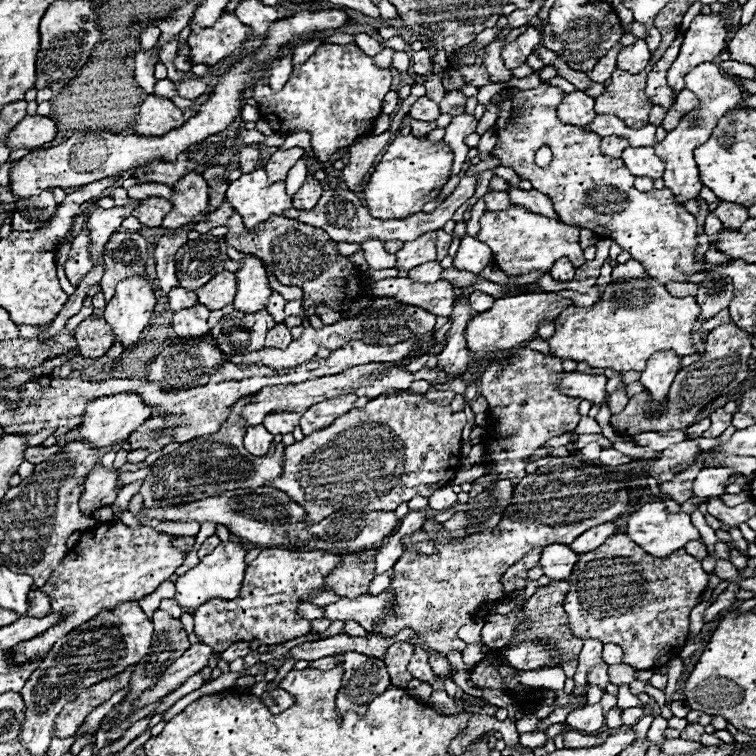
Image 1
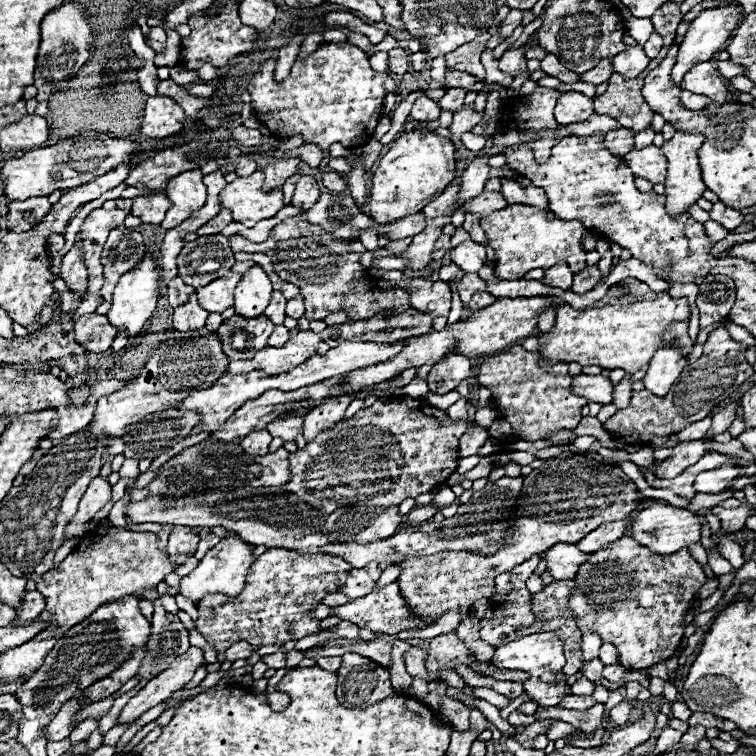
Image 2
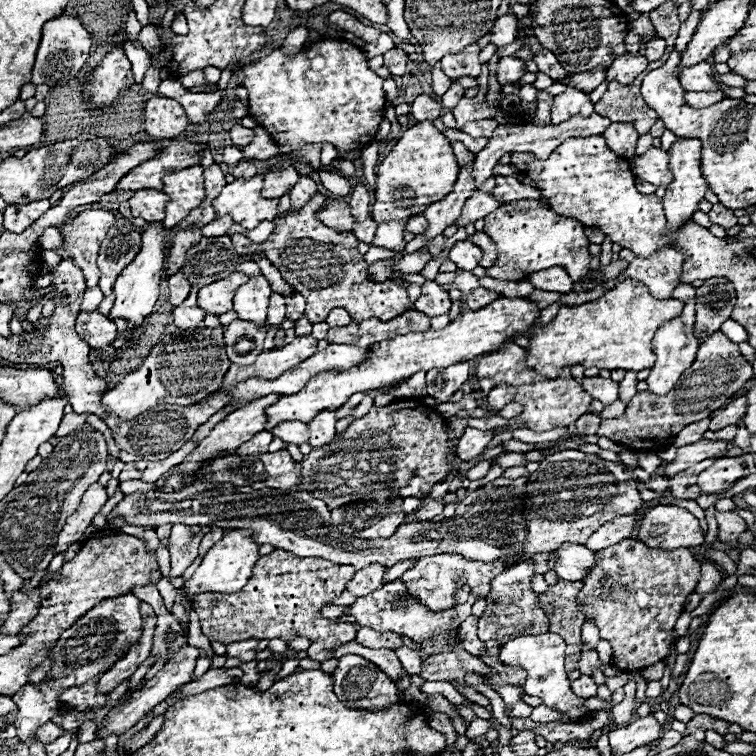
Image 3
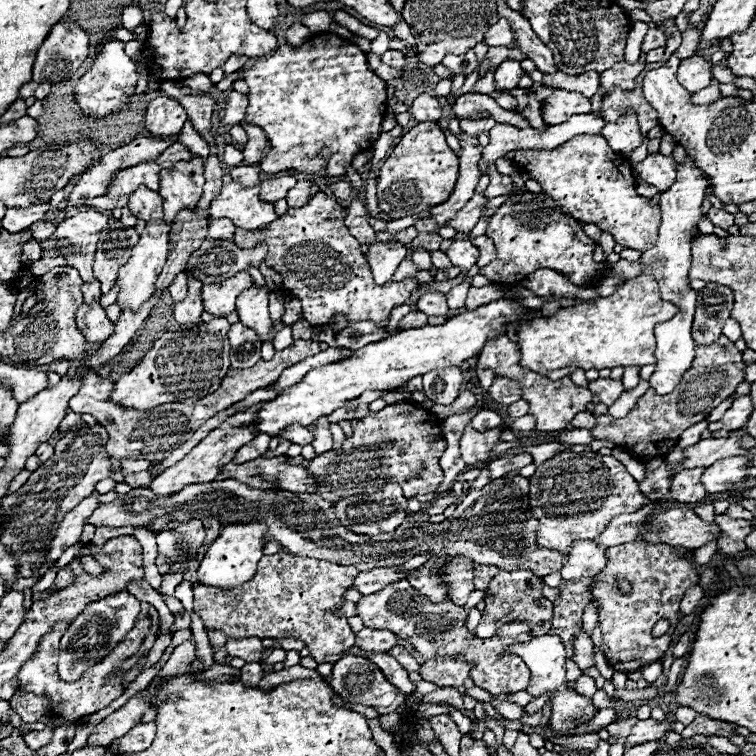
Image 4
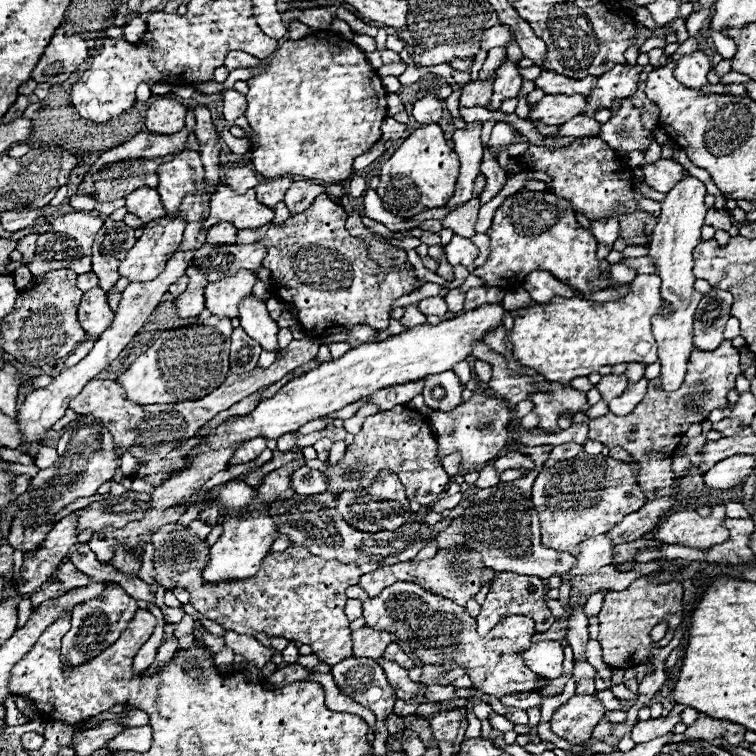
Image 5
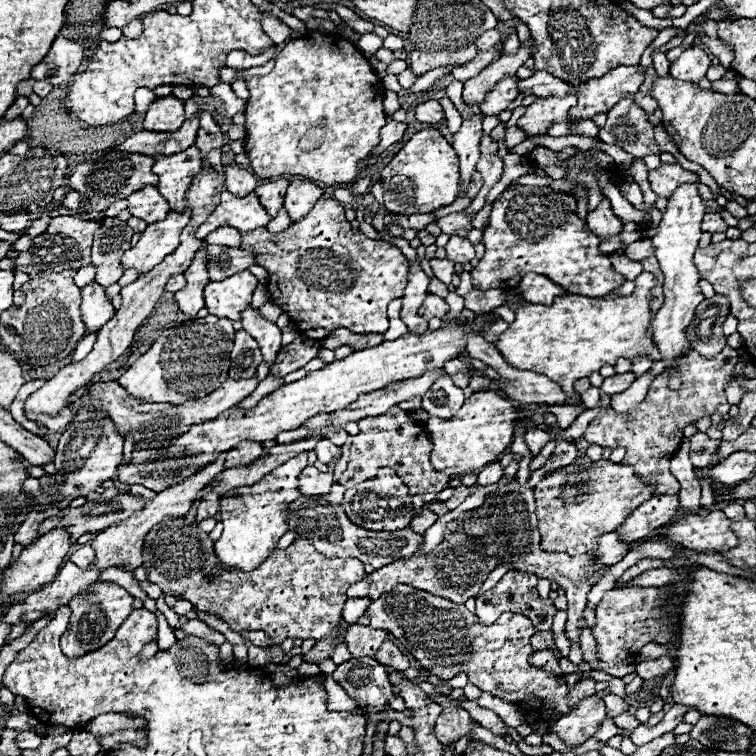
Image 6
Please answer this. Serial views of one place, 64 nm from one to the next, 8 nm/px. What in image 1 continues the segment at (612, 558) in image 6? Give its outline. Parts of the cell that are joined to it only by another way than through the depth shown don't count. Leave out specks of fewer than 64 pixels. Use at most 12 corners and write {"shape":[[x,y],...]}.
{"shape":[[566,544],[542,548],[542,570],[552,580],[568,580],[580,560]]}

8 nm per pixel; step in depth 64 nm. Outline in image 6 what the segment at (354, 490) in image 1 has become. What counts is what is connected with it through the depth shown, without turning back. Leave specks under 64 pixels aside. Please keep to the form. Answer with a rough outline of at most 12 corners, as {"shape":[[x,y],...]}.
{"shape":[[392,406],[358,422],[338,484],[394,468],[434,502],[448,476],[432,470],[424,424]]}

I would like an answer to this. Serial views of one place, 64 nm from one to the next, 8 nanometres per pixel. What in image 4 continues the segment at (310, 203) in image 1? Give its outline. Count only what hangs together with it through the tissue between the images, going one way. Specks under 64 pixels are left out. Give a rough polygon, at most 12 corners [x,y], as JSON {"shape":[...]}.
{"shape":[[296,182],[286,196],[290,208],[302,208],[320,188]]}

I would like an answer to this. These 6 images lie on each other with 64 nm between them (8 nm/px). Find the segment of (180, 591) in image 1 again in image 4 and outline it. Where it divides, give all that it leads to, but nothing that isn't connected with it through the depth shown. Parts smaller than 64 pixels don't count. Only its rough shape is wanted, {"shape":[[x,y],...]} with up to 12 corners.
{"shape":[[230,524],[210,544],[198,582],[236,588],[264,556],[266,524]]}

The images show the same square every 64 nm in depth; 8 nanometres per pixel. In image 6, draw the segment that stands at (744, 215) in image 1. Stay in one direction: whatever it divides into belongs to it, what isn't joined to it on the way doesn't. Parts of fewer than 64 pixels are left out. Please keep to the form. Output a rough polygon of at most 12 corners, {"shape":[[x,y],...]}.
{"shape":[[716,212],[704,214],[702,232],[726,232],[726,222]]}

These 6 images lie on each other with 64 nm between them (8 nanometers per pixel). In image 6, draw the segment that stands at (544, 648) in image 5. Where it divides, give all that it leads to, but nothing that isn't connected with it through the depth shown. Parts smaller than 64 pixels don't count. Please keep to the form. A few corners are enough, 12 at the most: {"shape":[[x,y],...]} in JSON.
{"shape":[[538,650],[530,660],[536,668],[558,674],[558,658],[550,650]]}

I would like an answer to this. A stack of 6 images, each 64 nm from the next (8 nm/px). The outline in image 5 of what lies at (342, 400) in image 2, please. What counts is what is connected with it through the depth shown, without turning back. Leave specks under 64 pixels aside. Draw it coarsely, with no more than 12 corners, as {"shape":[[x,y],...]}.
{"shape":[[328,438],[314,442],[318,460],[326,462],[332,442]]}

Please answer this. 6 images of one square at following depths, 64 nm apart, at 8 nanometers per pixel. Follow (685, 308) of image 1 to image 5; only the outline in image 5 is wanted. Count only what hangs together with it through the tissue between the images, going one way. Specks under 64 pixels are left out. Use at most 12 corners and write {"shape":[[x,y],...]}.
{"shape":[[660,278],[516,310],[520,366],[570,384],[656,362]]}

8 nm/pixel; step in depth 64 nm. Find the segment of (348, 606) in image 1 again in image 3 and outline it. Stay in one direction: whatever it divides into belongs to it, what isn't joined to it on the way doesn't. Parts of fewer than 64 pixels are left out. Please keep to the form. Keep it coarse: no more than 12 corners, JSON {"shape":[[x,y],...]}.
{"shape":[[402,580],[358,598],[360,626],[442,652],[458,640],[454,608],[430,612]]}

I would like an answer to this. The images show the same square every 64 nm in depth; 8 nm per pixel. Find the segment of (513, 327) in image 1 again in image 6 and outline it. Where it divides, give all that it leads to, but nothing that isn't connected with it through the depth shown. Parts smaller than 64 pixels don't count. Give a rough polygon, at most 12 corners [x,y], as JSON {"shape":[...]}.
{"shape":[[470,324],[352,352],[234,406],[160,450],[122,484],[162,492],[242,440],[274,440],[372,390],[444,368]]}

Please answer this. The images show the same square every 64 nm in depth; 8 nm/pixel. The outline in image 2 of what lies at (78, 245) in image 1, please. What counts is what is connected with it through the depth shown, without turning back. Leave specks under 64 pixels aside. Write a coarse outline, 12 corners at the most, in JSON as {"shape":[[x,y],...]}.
{"shape":[[74,248],[62,258],[60,280],[78,298],[86,292],[88,270]]}

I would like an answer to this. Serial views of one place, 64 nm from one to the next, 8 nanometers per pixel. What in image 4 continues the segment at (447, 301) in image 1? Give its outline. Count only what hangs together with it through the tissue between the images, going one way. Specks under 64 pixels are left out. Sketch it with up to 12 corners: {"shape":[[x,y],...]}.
{"shape":[[426,292],[416,308],[428,316],[446,316],[446,296]]}

